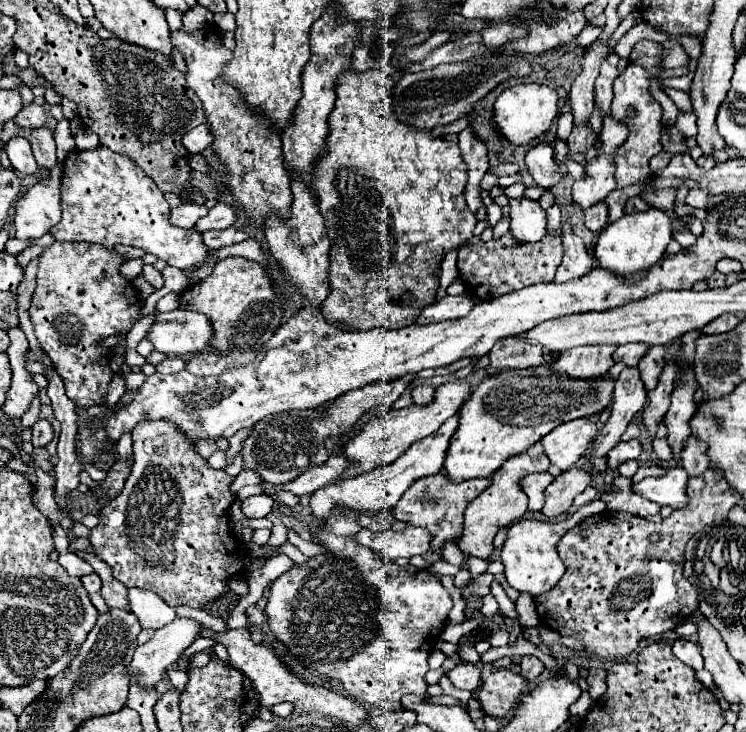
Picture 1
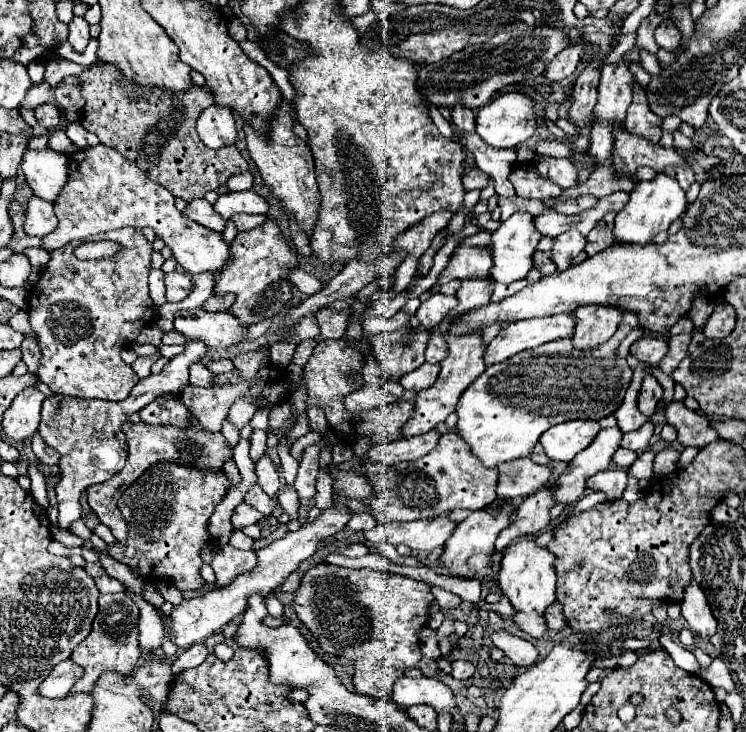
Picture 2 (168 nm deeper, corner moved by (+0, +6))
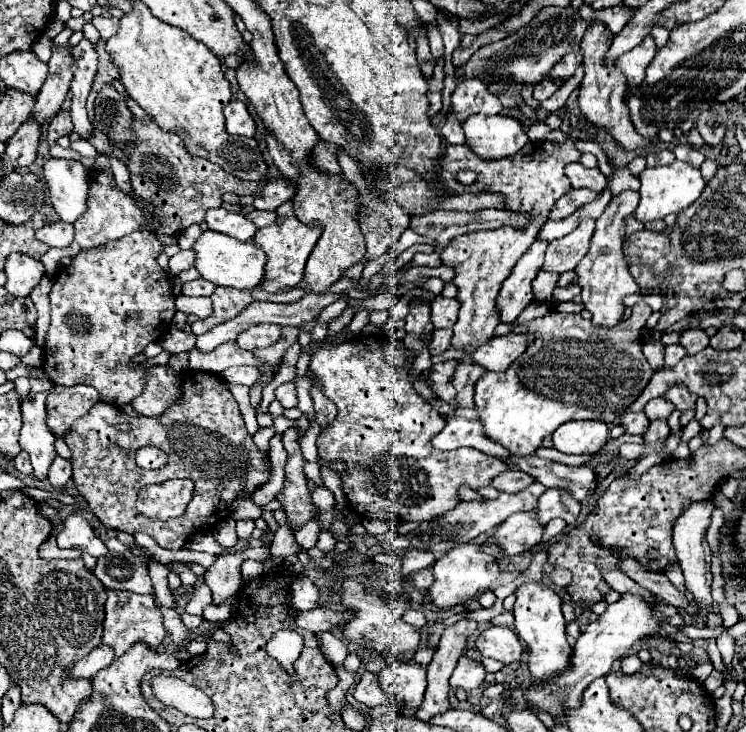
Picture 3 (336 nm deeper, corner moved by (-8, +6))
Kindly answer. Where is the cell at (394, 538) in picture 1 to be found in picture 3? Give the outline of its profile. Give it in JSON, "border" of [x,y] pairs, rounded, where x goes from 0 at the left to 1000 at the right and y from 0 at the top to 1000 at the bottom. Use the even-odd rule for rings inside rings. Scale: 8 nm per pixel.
{"border":[[[716,660],[708,668],[692,673],[692,676],[681,676],[681,673],[670,673],[668,682],[657,684],[619,684],[617,690],[611,690],[609,698],[595,701],[592,706],[587,706],[584,712],[568,712],[563,714],[555,725],[544,728],[542,734],[550,739],[550,745],[555,750],[568,750],[568,753],[579,753],[582,758],[595,758],[601,755],[601,750],[609,750],[611,745],[635,739],[641,731],[660,725],[662,720],[668,720],[678,706],[684,706],[686,701],[694,698],[710,698],[718,693],[721,679],[732,671],[732,665],[727,660]]]}

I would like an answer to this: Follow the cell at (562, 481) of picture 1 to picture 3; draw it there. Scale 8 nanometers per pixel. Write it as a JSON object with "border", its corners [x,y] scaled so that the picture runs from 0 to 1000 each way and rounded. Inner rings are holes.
{"border":[[[718,695],[705,701],[689,701],[673,717],[668,717],[660,734],[651,736],[651,753],[662,758],[662,742],[668,742],[676,747],[678,758],[686,761],[692,755],[718,747],[727,739],[729,725],[732,720],[724,717]]]}

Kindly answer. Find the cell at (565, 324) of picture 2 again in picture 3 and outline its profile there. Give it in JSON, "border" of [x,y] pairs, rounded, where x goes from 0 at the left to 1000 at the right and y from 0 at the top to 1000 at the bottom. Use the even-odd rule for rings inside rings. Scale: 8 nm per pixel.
{"border":[[[681,455],[673,460],[660,460],[654,471],[646,471],[638,477],[633,488],[638,488],[638,496],[651,501],[654,507],[678,507],[716,466],[718,460],[713,455]]]}

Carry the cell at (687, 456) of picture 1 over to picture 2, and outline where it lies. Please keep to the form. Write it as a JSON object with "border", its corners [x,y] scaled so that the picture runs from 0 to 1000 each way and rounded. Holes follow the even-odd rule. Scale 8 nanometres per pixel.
{"border":[[[898,548],[893,553],[893,578],[909,586],[909,602],[917,611],[946,611],[949,605],[962,600],[960,586],[946,575],[946,570],[925,561],[914,548]]]}

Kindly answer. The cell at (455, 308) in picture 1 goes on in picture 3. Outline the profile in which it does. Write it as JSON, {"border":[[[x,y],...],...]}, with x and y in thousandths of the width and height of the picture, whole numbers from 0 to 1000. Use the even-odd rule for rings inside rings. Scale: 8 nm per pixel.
{"border":[[[587,403],[579,414],[576,414],[576,430],[579,430],[579,441],[582,447],[606,447],[611,441],[611,422],[617,419],[617,414],[611,408],[598,408],[592,403]]]}

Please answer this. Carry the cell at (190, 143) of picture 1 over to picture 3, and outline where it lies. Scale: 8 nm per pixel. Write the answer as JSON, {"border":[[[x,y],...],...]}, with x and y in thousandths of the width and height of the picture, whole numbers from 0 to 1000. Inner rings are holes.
{"border":[[[308,138],[306,146],[300,149],[300,160],[303,160],[303,179],[308,184],[340,187],[343,171],[340,171],[340,163],[335,160],[327,138]]]}

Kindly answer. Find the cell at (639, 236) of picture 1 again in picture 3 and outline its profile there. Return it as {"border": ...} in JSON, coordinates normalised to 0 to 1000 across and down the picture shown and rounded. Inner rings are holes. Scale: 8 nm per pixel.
{"border":[[[903,220],[901,225],[893,225],[893,228],[877,228],[877,231],[863,231],[858,236],[858,277],[850,288],[850,296],[866,307],[866,305],[874,305],[874,302],[887,302],[893,294],[898,291],[912,291],[914,286],[920,286],[922,280],[928,280],[938,264],[944,261],[946,250],[938,239],[936,231],[930,231],[928,225],[917,223],[917,220]]]}

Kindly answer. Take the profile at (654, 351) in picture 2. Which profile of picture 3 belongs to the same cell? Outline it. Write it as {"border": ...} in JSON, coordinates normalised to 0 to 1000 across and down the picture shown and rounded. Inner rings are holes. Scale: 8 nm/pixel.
{"border":[[[895,471],[890,474],[890,499],[906,499],[917,488],[917,474],[914,471]]]}

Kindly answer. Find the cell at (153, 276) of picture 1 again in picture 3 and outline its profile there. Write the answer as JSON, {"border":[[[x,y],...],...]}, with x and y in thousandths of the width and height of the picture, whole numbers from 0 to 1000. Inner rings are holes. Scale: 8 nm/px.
{"border":[[[263,381],[263,384],[244,389],[244,403],[249,403],[249,406],[279,406],[287,400],[287,395],[290,395],[290,389],[284,389],[282,384]]]}

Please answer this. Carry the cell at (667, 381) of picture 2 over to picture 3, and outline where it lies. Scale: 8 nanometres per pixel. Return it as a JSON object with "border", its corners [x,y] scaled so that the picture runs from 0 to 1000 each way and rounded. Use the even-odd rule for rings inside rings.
{"border":[[[869,463],[866,469],[863,469],[863,488],[869,490],[869,496],[871,496],[871,501],[877,504],[877,507],[882,507],[882,504],[887,504],[890,501],[890,490],[887,490],[887,480],[890,480],[890,471],[885,469],[885,466],[877,466],[877,463]]]}

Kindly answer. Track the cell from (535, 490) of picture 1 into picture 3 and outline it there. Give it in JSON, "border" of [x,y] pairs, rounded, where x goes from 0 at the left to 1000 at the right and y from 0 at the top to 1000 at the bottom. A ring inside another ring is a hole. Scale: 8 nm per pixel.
{"border":[[[681,641],[678,646],[670,646],[670,652],[665,652],[665,657],[660,660],[660,665],[665,665],[668,671],[676,673],[697,673],[700,668],[705,668],[708,663],[713,663],[718,654],[697,641]]]}

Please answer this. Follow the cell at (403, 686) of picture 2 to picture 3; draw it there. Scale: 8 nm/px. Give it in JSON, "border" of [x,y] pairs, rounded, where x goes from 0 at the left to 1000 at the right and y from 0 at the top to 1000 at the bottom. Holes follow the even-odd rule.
{"border":[[[523,906],[509,919],[512,941],[525,952],[528,963],[536,971],[560,969],[568,955],[568,944],[574,939],[571,917],[563,908],[547,906]]]}

